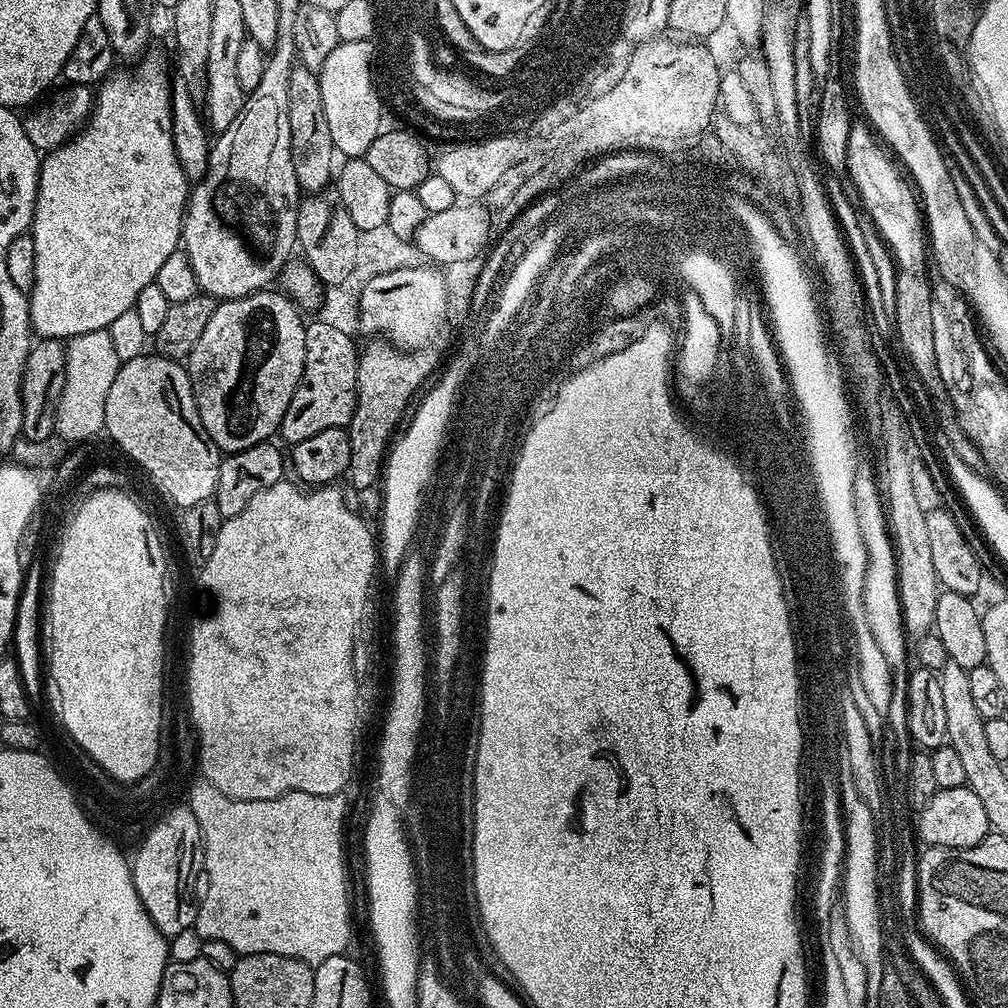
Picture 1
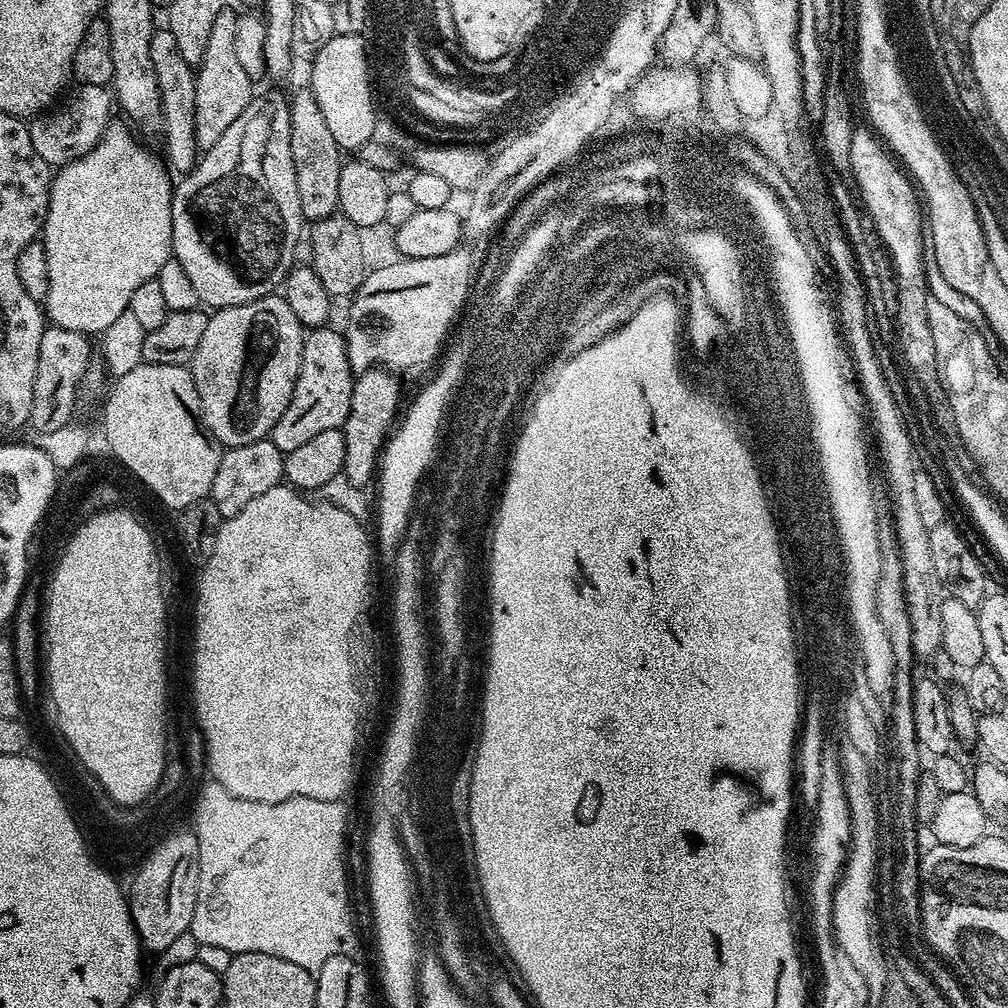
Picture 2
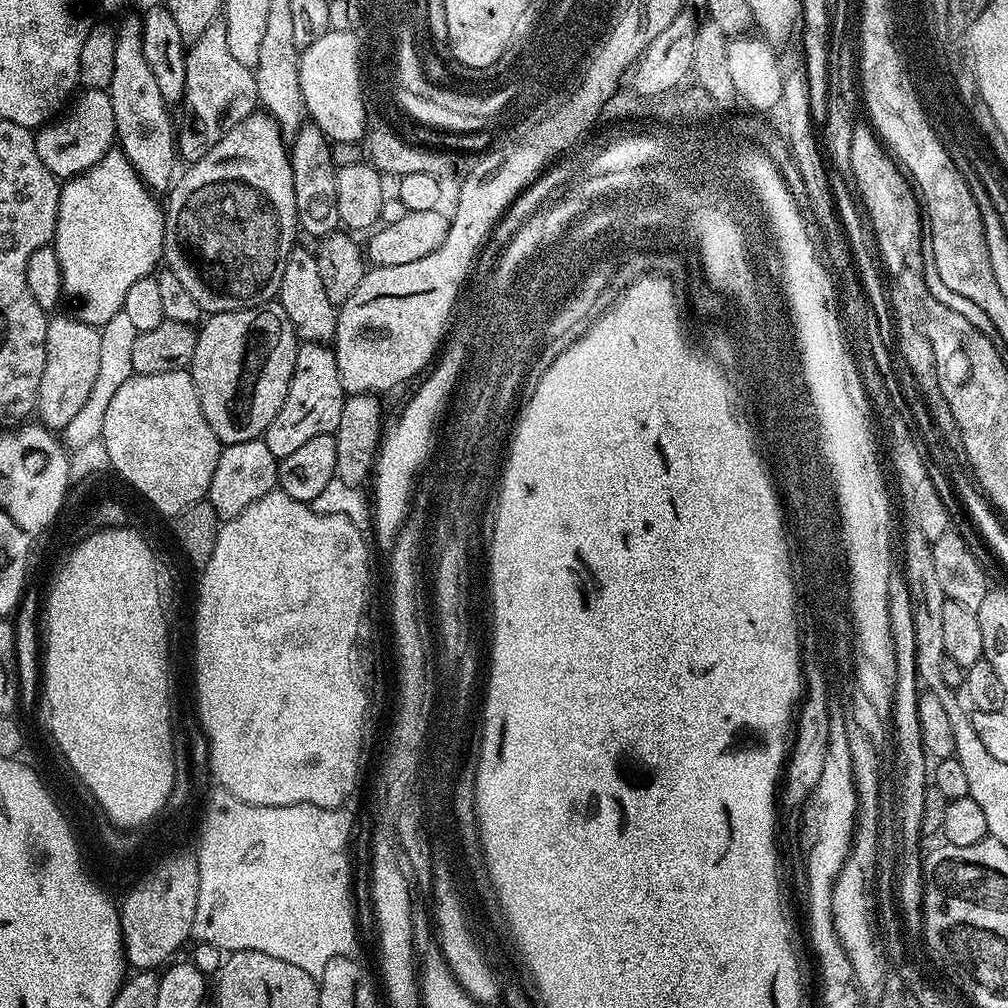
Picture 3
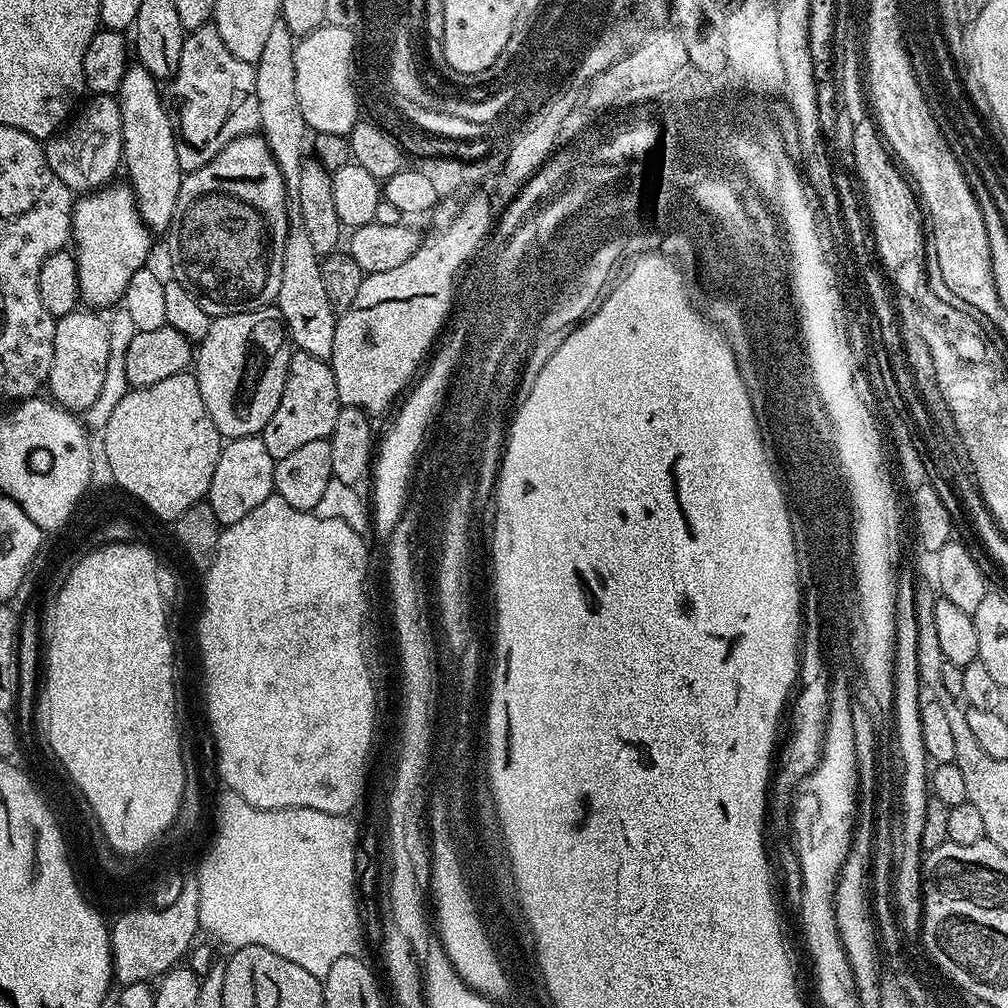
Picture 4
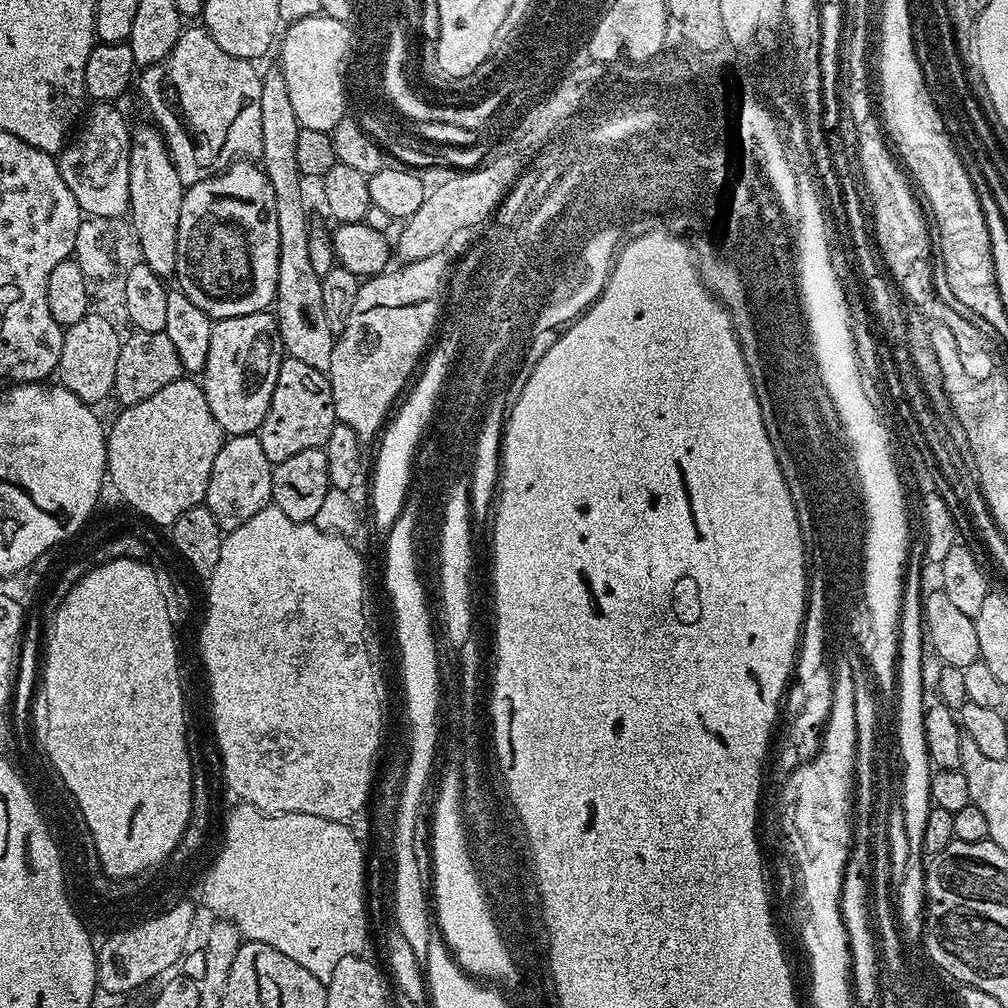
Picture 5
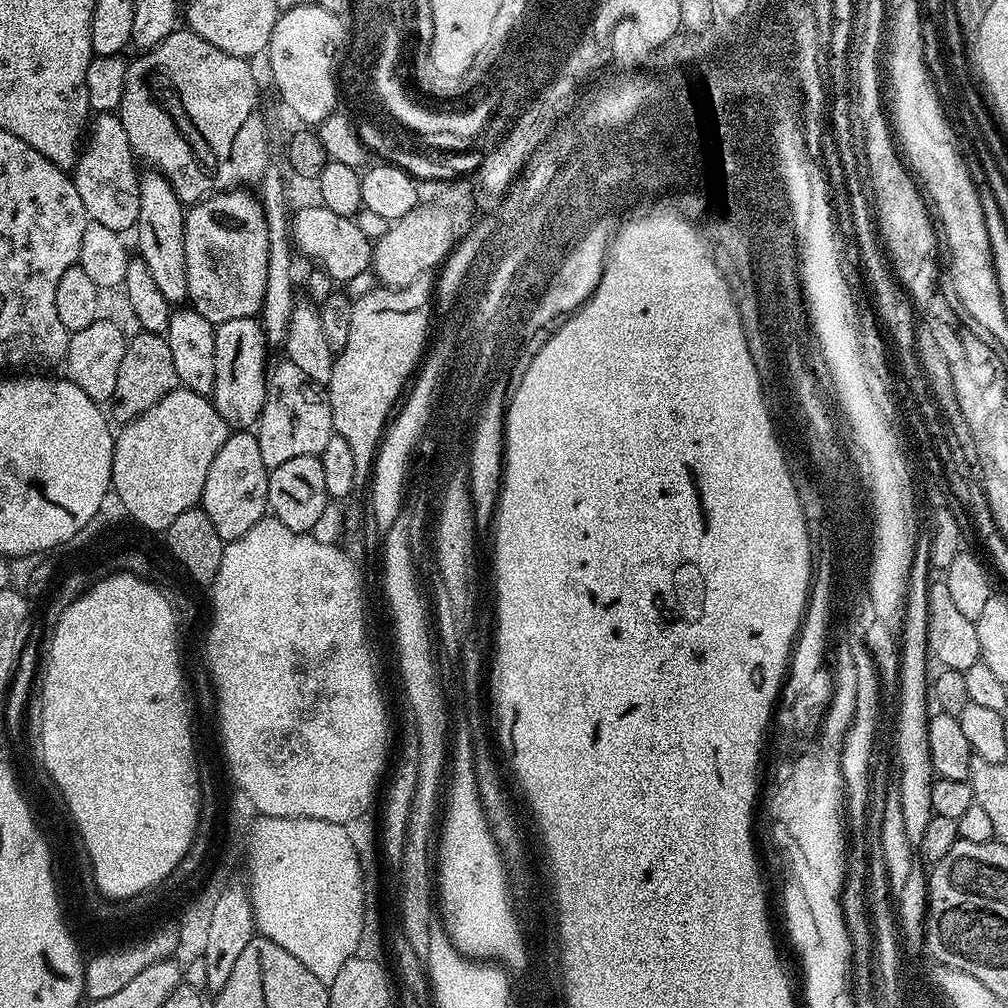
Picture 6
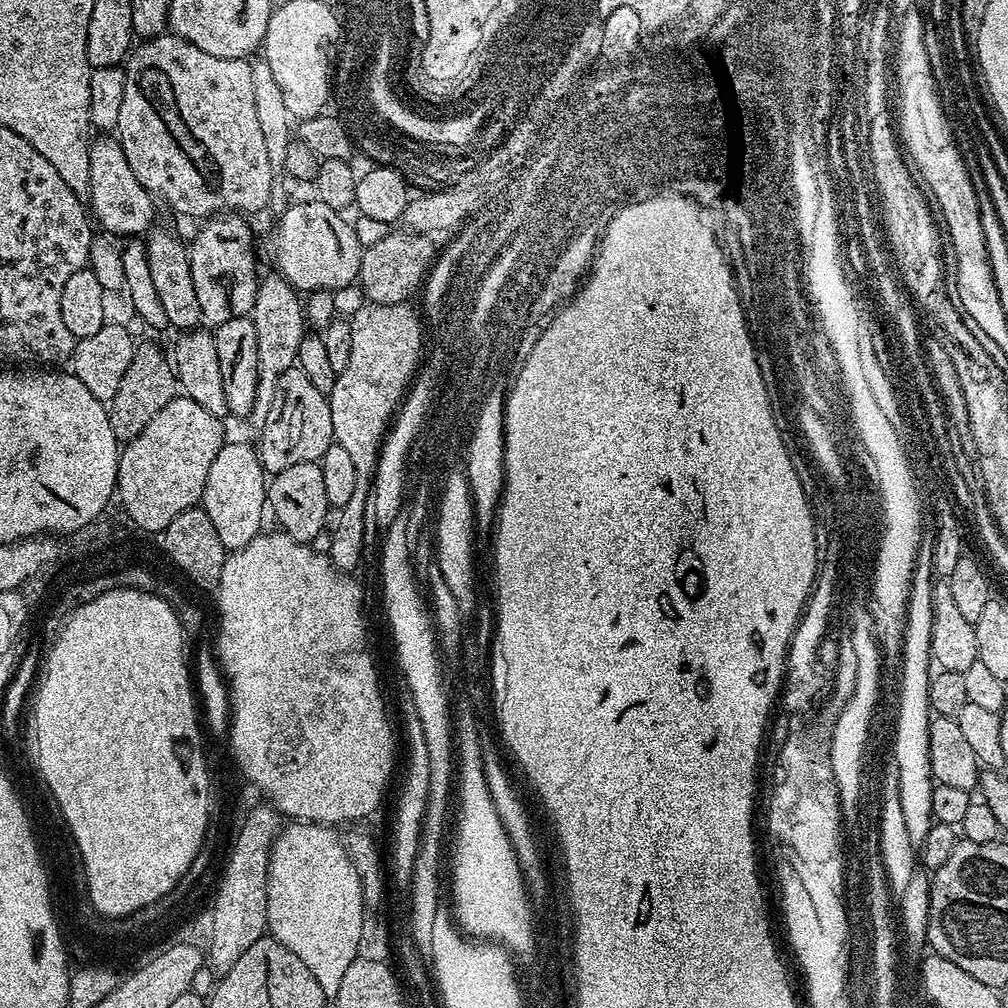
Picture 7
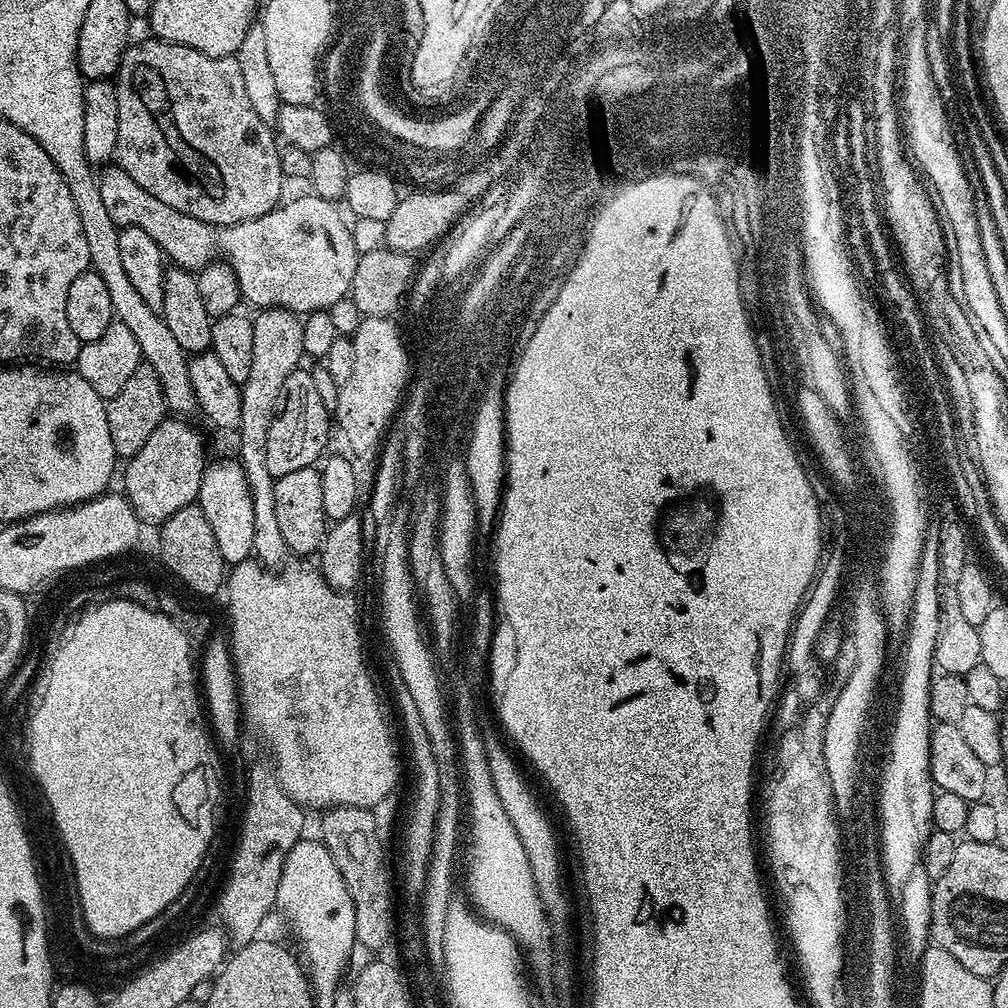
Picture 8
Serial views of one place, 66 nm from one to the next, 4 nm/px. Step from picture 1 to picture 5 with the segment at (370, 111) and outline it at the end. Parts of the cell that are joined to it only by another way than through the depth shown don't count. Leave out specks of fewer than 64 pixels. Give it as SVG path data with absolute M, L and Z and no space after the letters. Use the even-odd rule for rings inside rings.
M323 14L302 18L283 29L282 39L278 44L278 68L286 78L286 90L290 90L290 102L294 105L294 114L301 128L331 133L338 122L346 119L340 111L344 107L348 108L350 101L349 98L338 98L338 70L342 66L343 43L346 42L348 30L348 24Z

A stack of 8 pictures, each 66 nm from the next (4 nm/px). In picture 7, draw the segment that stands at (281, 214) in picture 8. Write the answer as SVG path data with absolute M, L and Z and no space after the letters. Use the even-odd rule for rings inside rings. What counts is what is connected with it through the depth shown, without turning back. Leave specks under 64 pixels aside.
M104 134L99 138L93 139L90 144L90 210L94 215L95 221L101 224L108 232L113 232L116 236L123 238L136 238L149 231L152 219L156 216L154 197L151 192L146 191L142 182L134 178L134 170L130 170L130 162L126 162L126 154L122 154L122 146L119 139L112 134ZM309 198L305 204L289 203L288 209L278 217L280 225L272 236L272 252L276 255L274 268L301 293L344 288L359 277L362 249L351 223L340 216L343 215L337 209Z

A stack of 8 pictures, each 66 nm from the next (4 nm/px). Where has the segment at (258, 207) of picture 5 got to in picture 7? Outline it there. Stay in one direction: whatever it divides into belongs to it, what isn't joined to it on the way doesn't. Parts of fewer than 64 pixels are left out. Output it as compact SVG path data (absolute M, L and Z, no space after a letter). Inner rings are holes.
M217 213L209 217L189 243L194 290L205 323L219 326L238 317L247 317L257 296L259 275L256 276L254 242L247 220L239 213Z

